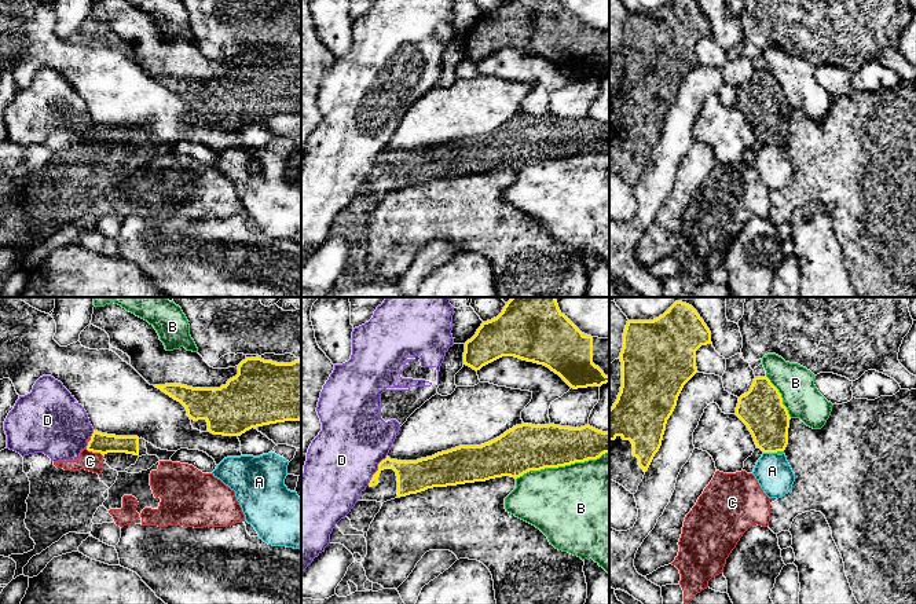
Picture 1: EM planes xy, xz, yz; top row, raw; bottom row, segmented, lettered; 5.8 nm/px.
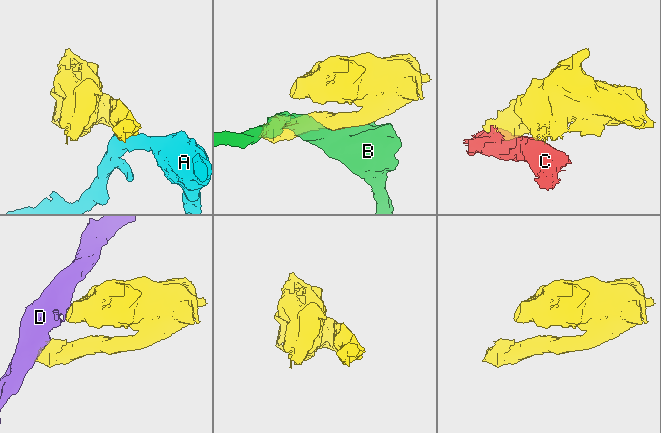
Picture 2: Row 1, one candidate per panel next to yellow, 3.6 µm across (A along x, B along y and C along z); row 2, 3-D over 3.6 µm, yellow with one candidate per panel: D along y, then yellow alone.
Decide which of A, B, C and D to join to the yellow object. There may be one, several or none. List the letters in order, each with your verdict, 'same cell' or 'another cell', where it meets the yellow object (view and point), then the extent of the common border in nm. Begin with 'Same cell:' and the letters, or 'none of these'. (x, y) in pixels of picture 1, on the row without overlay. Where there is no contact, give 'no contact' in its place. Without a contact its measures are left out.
Same cell: none of these
A: another cell; meets yellow in yz at (770, 143); contact 80 nm long
B: another cell; meets yellow in xz at (561, 157); contact 550 nm long
C: another cell; meets yellow in xy at (94, 143); contact 110 nm long
D: another cell; meets yellow in xz at (378, 161); contact 220 nm long

